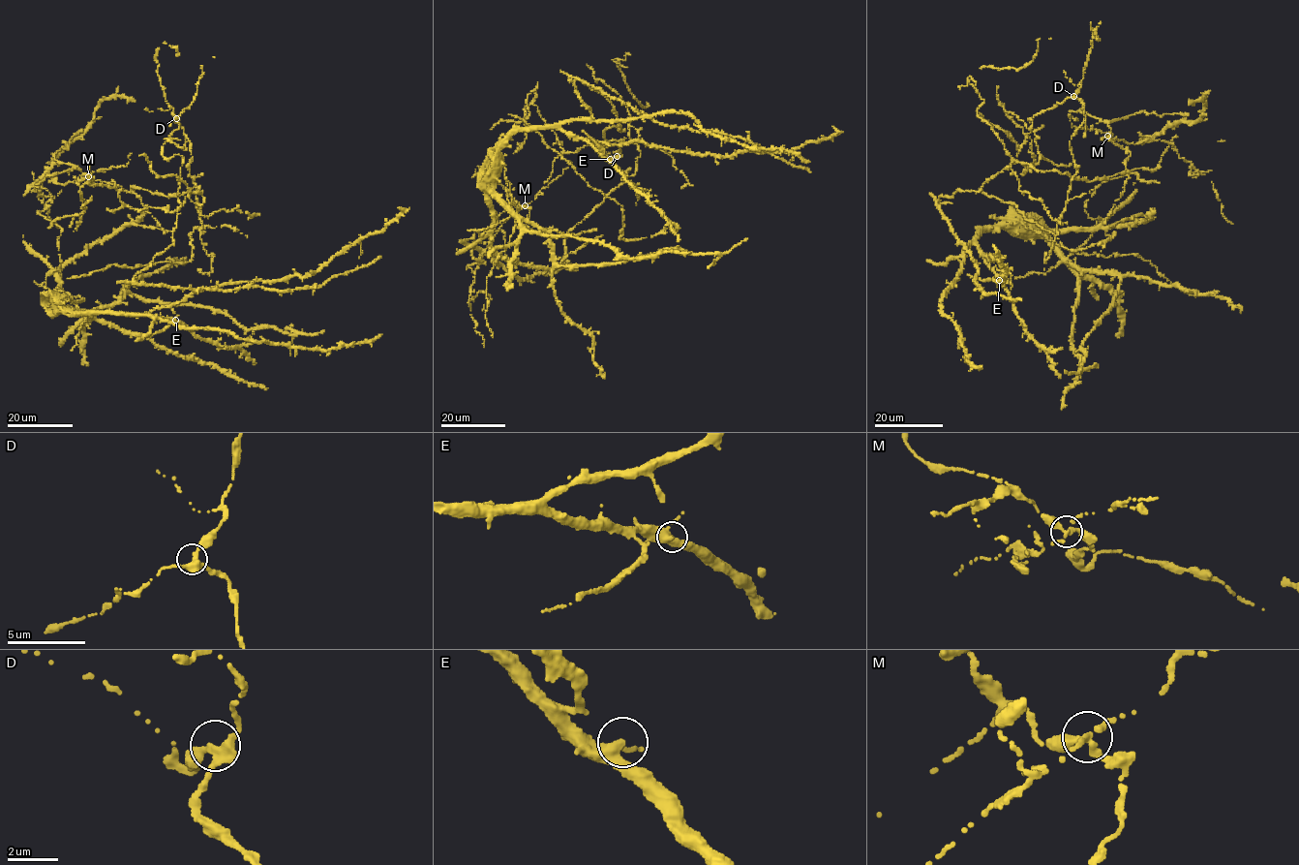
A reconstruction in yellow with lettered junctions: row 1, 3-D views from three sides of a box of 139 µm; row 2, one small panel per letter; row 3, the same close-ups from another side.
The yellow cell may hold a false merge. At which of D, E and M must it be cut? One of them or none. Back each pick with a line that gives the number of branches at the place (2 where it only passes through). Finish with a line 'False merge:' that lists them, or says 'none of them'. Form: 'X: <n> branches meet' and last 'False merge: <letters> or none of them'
M: 3 branches meet
False merge: M

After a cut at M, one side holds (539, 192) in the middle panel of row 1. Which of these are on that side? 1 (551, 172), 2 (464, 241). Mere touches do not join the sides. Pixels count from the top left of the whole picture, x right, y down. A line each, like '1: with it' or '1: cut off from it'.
1: cut off from it
2: cut off from it

